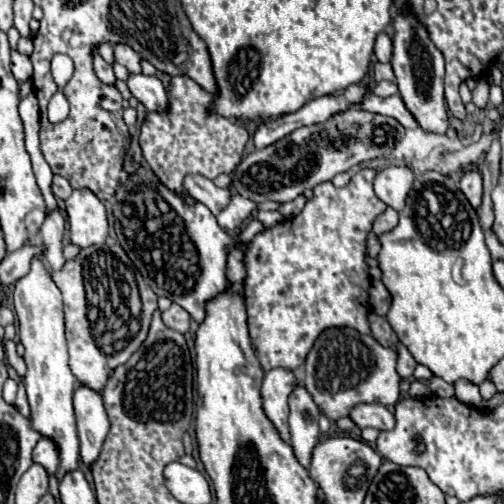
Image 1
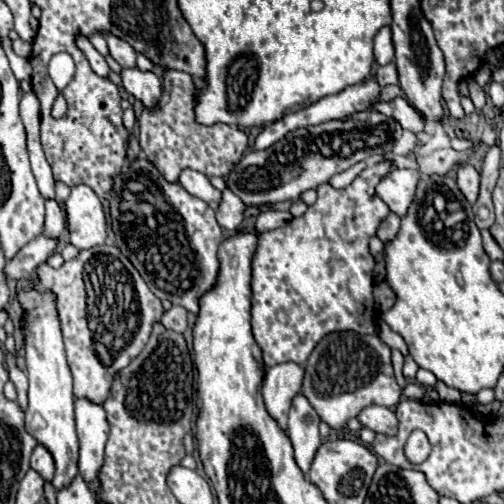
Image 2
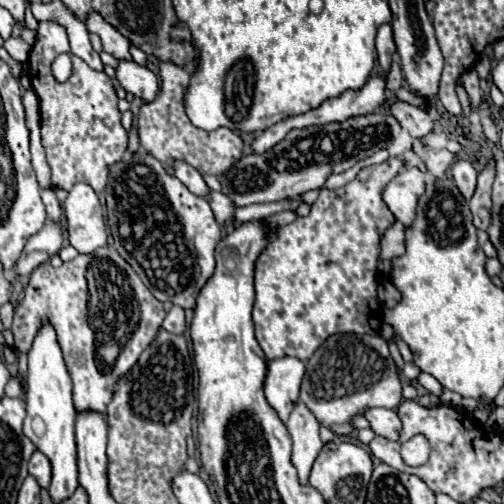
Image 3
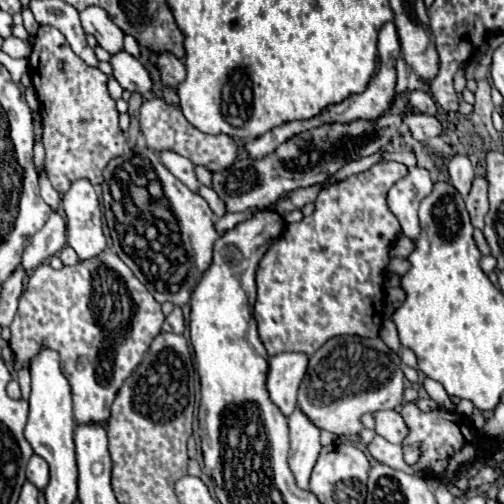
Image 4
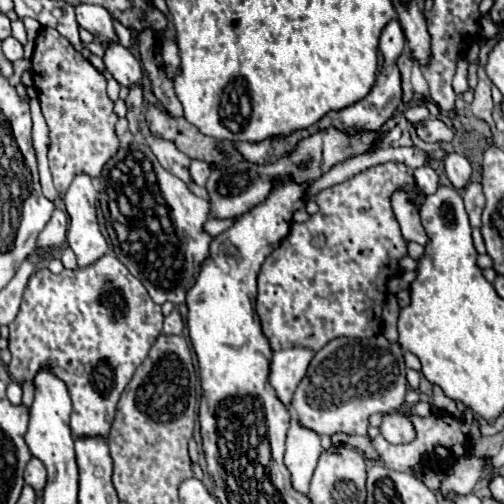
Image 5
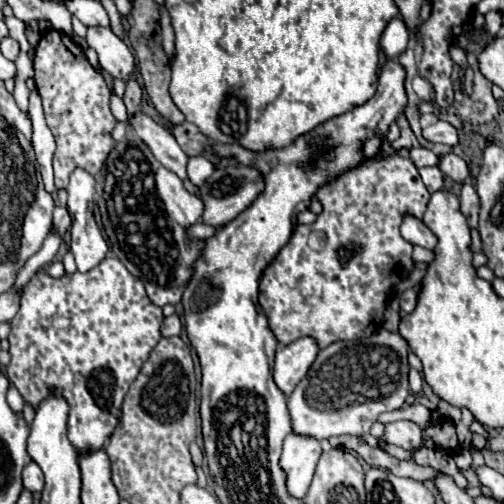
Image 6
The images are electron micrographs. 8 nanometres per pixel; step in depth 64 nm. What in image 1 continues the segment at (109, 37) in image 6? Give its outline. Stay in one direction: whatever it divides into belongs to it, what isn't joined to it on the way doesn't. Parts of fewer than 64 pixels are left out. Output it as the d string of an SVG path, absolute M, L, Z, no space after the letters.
M130 74L126 80L132 96L140 100L146 110L166 110L168 100L166 100L166 90L162 82L156 76L144 76L144 74Z

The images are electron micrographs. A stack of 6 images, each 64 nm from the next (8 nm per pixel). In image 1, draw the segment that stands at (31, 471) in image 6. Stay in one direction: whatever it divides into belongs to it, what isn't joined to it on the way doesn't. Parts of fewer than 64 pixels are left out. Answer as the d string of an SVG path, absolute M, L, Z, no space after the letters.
M40 438L36 448L34 448L34 454L32 454L32 460L36 464L40 464L48 476L52 476L58 468L58 456L56 456L56 444L52 444L52 440L44 440Z

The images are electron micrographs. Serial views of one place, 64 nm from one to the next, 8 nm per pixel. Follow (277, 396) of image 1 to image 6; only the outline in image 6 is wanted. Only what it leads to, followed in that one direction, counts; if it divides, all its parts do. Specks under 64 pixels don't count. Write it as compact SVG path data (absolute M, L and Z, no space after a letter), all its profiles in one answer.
M302 336L284 348L280 346L276 350L276 362L274 362L274 382L278 388L290 396L294 386L306 376L312 362L316 360L320 348L312 336Z

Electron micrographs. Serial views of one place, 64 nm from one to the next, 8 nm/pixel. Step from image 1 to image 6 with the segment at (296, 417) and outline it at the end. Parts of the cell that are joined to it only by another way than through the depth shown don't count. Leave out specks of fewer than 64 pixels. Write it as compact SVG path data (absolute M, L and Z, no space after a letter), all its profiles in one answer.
M288 434L284 440L280 468L286 472L286 488L294 498L304 498L322 454L320 442L308 436Z

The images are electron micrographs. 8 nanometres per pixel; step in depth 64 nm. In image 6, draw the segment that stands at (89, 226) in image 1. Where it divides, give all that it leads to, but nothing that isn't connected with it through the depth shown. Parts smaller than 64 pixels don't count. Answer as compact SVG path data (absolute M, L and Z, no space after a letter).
M76 168L72 174L70 174L70 182L68 182L68 210L72 212L72 242L70 242L70 252L74 254L76 258L76 264L78 264L78 270L80 272L90 272L92 268L96 268L104 258L106 258L109 251L109 245L102 234L100 234L100 228L94 220L94 176L90 172L86 172L84 168Z

